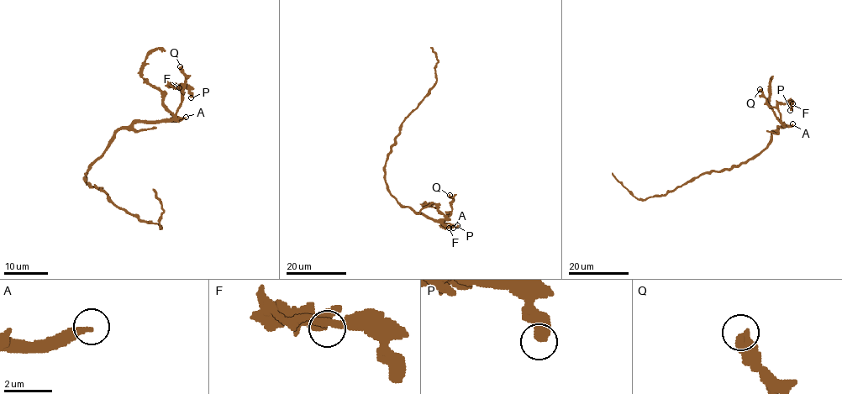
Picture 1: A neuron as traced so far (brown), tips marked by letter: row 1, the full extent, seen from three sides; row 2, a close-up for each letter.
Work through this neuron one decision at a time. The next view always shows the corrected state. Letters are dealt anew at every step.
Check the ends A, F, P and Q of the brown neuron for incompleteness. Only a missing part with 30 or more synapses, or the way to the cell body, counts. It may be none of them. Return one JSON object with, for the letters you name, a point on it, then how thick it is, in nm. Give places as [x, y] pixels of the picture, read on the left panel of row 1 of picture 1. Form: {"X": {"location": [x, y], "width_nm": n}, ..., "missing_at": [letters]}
{"A": {"location": [186, 117], "width_nm": 260}, "missing_at": ["A"]}

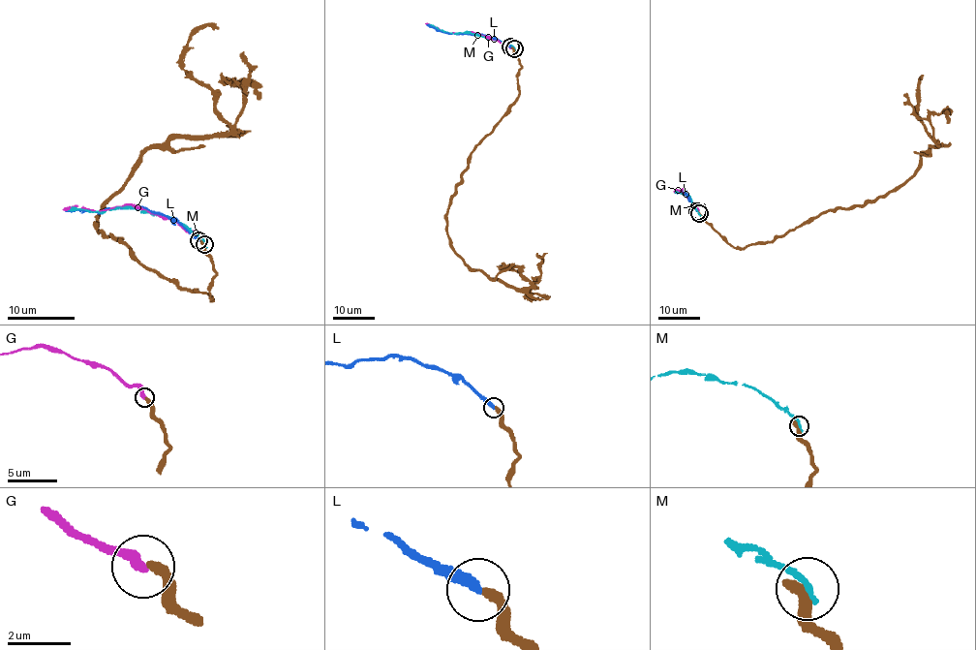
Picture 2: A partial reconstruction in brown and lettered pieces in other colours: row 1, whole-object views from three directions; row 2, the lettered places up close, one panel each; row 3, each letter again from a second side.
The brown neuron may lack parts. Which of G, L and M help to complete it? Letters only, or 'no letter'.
L

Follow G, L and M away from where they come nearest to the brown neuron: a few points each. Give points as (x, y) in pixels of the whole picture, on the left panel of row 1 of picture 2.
G: (199, 239), (174, 221), (143, 209), (115, 205), (100, 210), (78, 205), (63, 209)
L: (199, 241), (175, 221), (142, 207), (65, 210)
M: (204, 244), (174, 219), (138, 209), (68, 210)

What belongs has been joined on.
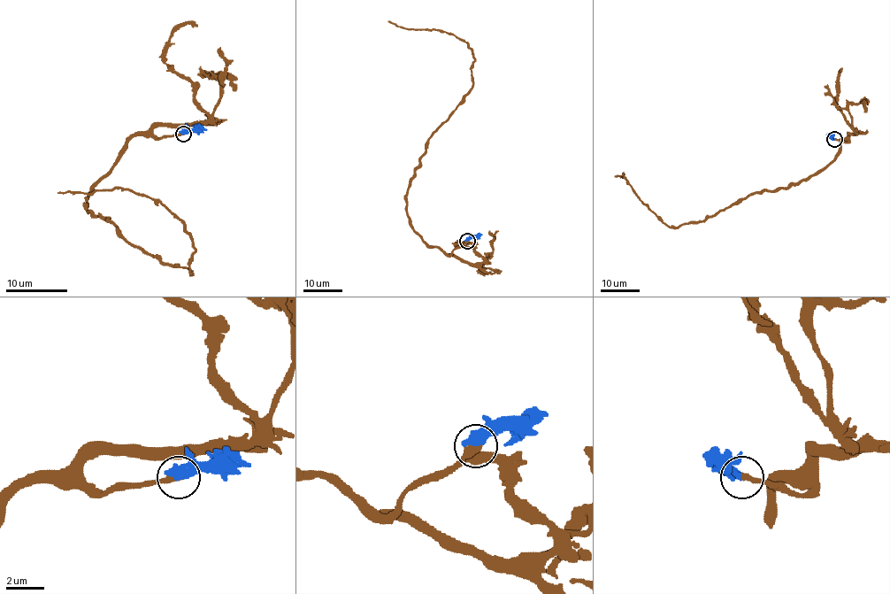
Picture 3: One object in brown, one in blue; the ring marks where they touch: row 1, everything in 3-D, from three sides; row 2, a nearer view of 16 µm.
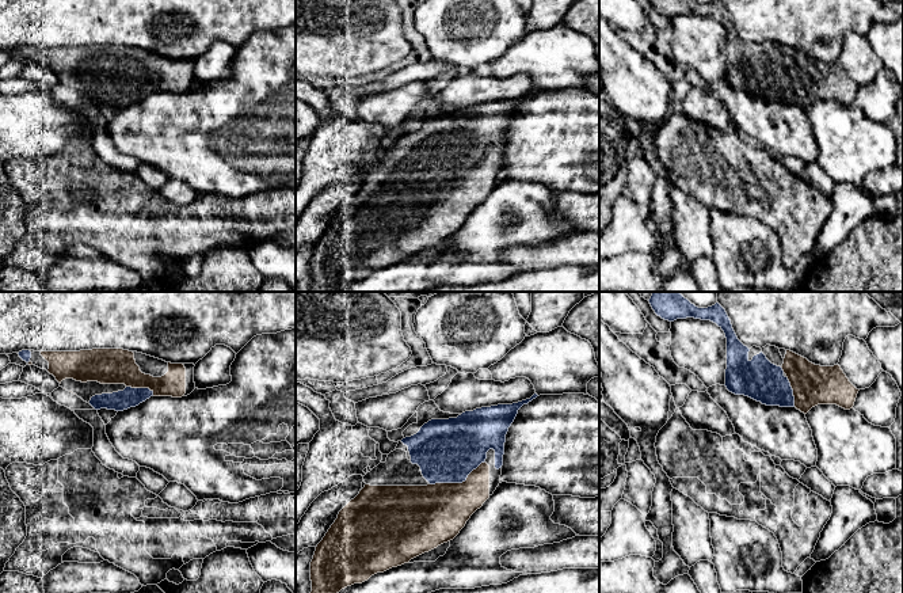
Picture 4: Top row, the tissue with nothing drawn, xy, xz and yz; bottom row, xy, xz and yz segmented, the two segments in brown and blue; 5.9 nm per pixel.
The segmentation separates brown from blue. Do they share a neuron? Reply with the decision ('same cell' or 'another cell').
same cell

